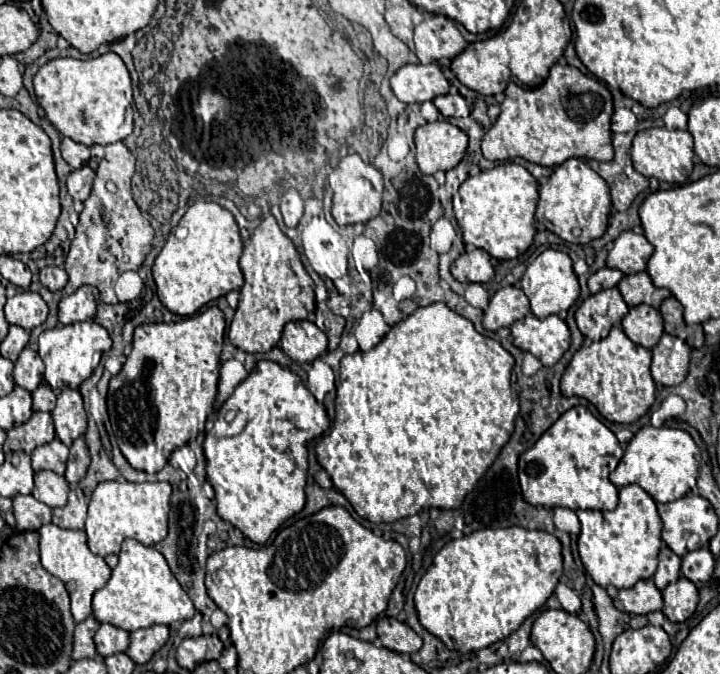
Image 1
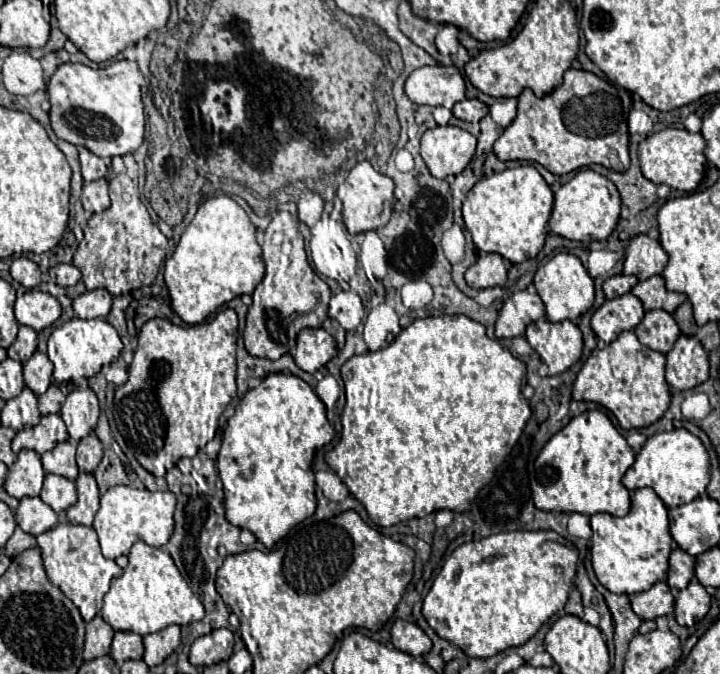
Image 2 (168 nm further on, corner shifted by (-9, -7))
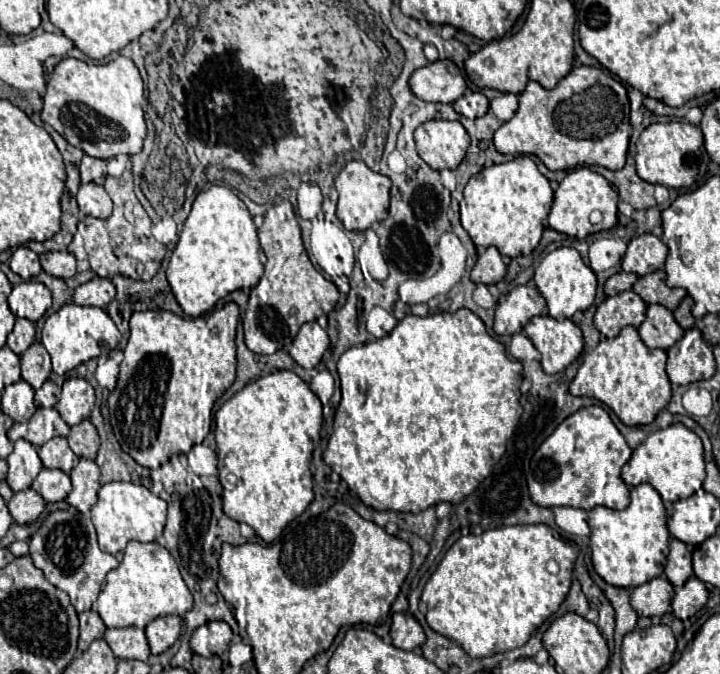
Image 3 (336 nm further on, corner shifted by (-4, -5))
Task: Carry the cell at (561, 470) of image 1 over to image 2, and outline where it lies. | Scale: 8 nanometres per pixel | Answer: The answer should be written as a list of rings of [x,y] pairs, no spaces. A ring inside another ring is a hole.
[[[592,409],[578,417],[574,417],[562,431],[558,431],[542,449],[542,453],[534,461],[534,479],[530,483],[532,487],[532,499],[534,505],[542,511],[564,511],[564,513],[610,513],[614,517],[624,517],[630,509],[630,493],[622,485],[622,477],[626,469],[634,463],[634,451],[626,443],[626,439],[618,433],[618,429],[612,425],[606,413]]]

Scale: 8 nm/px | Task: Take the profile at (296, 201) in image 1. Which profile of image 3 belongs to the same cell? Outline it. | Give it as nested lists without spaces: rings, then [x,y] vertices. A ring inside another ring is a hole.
[[[301,183],[297,191],[297,209],[303,219],[315,219],[321,213],[321,189],[315,183]]]

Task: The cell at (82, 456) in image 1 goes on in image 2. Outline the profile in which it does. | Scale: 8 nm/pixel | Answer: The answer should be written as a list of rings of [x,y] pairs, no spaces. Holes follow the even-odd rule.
[[[90,433],[84,439],[80,439],[76,449],[78,449],[76,461],[78,461],[80,473],[94,473],[94,469],[102,461],[102,443],[100,443],[100,439],[94,433]]]

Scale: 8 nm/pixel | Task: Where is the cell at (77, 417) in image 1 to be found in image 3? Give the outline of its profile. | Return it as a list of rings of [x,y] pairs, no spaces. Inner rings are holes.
[[[71,377],[63,383],[61,399],[55,409],[65,419],[67,425],[77,425],[89,417],[93,405],[95,405],[93,385],[81,377]]]

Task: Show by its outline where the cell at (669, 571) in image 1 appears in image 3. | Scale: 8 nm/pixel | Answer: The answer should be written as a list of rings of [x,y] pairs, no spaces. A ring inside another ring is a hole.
[[[671,539],[671,551],[667,557],[667,565],[665,565],[665,575],[667,579],[675,585],[681,587],[689,577],[693,577],[693,567],[691,567],[691,547],[687,543],[681,543],[679,539]]]

